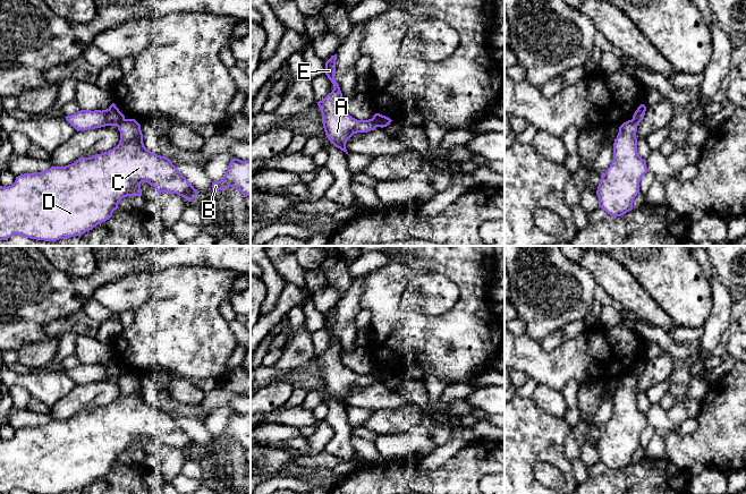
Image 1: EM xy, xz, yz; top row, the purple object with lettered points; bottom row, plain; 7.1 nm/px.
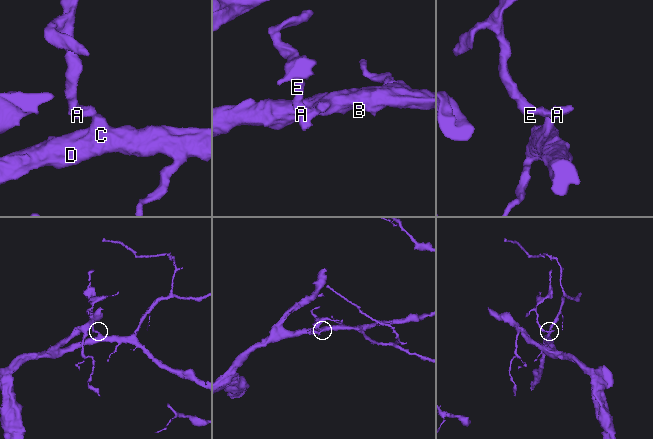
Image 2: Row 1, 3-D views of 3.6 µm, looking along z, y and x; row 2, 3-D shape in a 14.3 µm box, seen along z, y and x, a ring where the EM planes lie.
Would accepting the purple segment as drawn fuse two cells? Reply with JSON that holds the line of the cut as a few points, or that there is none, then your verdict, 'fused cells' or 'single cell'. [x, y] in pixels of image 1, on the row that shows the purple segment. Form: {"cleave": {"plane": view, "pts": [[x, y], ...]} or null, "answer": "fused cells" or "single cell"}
{"cleave": {"plane": "xy", "pts": [[124, 118], [117, 126]]}, "answer": "fused cells"}

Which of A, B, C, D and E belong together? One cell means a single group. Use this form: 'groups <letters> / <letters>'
groups A E / B C D

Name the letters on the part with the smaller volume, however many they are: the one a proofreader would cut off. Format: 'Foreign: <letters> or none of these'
Foreign: A, E

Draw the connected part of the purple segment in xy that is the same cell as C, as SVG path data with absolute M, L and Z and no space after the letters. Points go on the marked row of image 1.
M124 119L117 127L120 140L112 150L66 167L24 173L11 186L0 186L0 240L15 235L44 241L82 236L109 220L122 198L142 196L142 182L153 186L158 194L177 194L188 202L197 196L198 191L168 157L144 146L141 125L135 119Z

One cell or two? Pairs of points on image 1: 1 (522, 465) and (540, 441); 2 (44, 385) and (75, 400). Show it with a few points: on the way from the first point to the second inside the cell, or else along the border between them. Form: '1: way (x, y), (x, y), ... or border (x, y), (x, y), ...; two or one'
1: way (522, 459), (534, 446); one
2: border (76, 384), (50, 408); two

